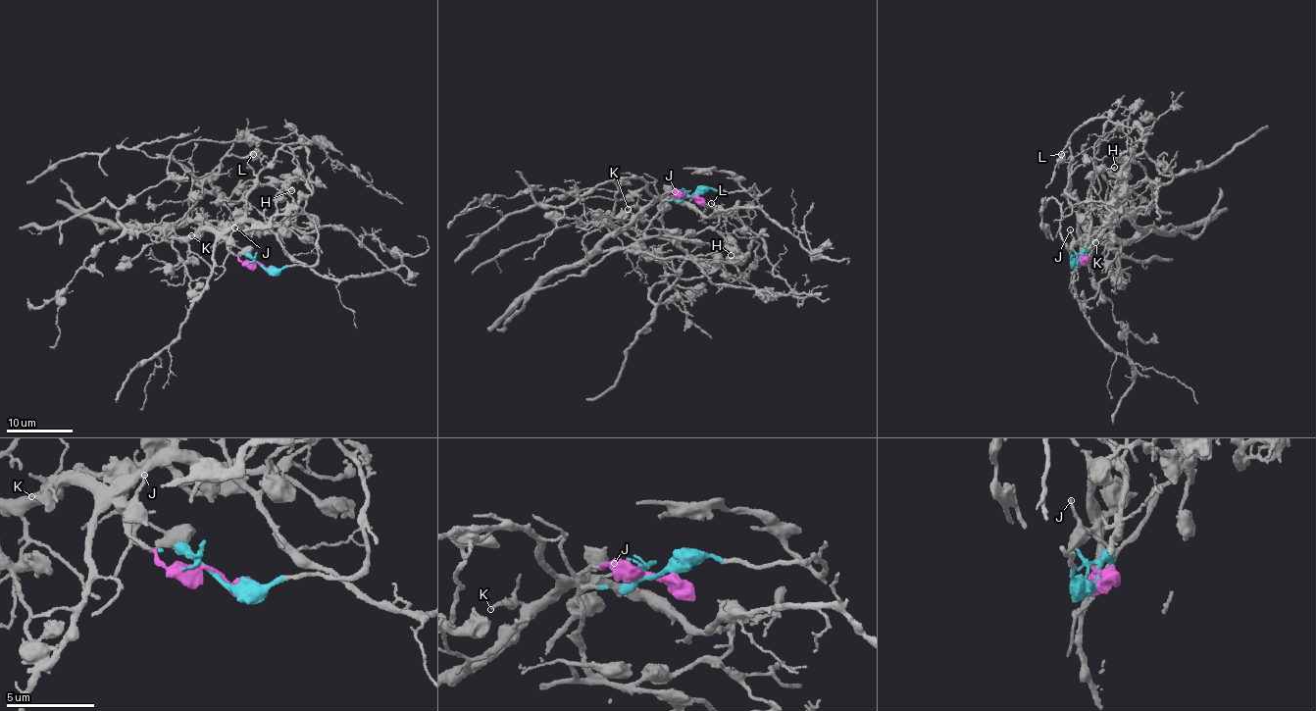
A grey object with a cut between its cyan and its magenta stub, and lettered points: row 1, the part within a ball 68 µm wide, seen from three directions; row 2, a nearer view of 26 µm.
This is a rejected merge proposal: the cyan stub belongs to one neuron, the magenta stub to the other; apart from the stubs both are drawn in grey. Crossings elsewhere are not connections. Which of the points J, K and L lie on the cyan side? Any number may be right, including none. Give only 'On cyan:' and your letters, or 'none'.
On cyan: K, L

